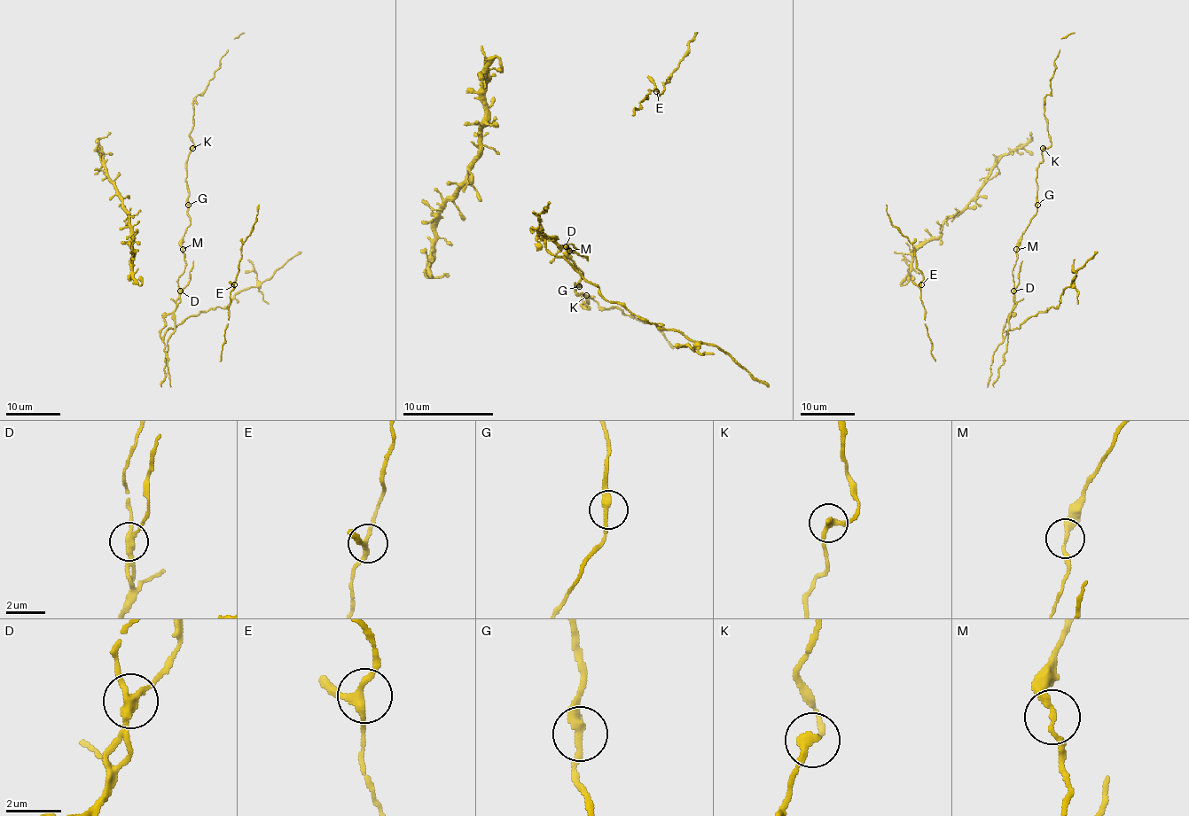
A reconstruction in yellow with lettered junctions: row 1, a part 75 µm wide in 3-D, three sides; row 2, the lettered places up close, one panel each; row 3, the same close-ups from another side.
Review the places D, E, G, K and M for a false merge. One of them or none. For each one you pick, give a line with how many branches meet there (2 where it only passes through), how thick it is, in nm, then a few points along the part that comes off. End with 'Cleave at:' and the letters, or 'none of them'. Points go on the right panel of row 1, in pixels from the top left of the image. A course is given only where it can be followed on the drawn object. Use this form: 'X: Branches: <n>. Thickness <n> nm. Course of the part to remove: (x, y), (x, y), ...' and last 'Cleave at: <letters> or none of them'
D: Branches: 3. Thickness 240 nm. Course of the part to remove: (1013, 291), (1014, 307), (1004, 338), (1009, 330), (1039, 312), (1055, 307), (1065, 289), (1096, 251)
Cleave at: D

